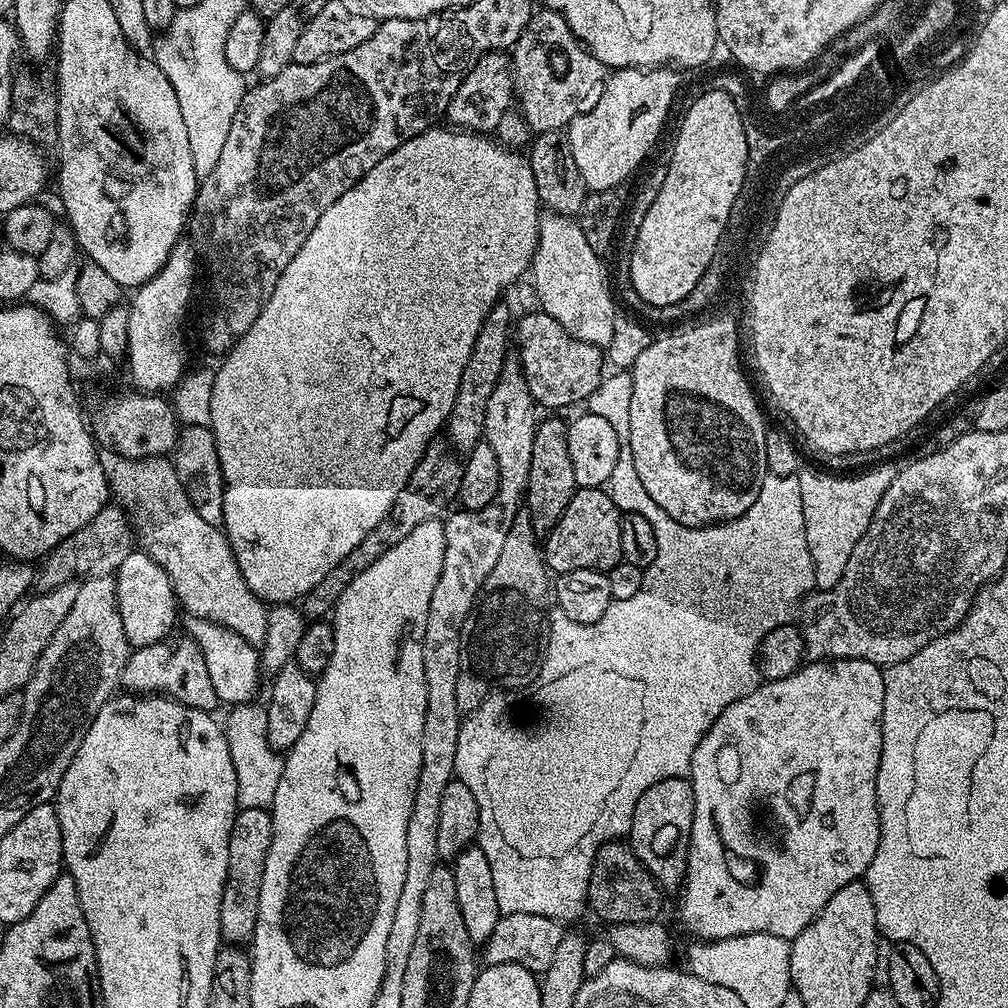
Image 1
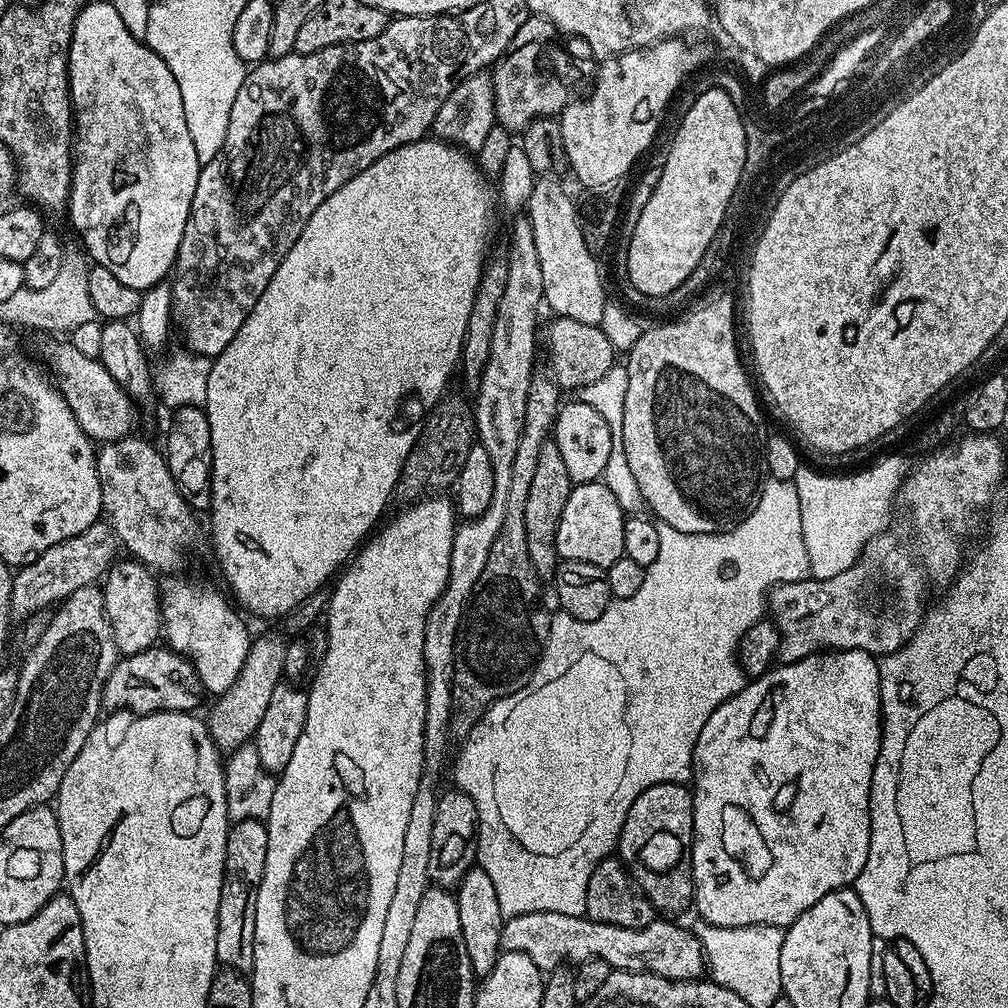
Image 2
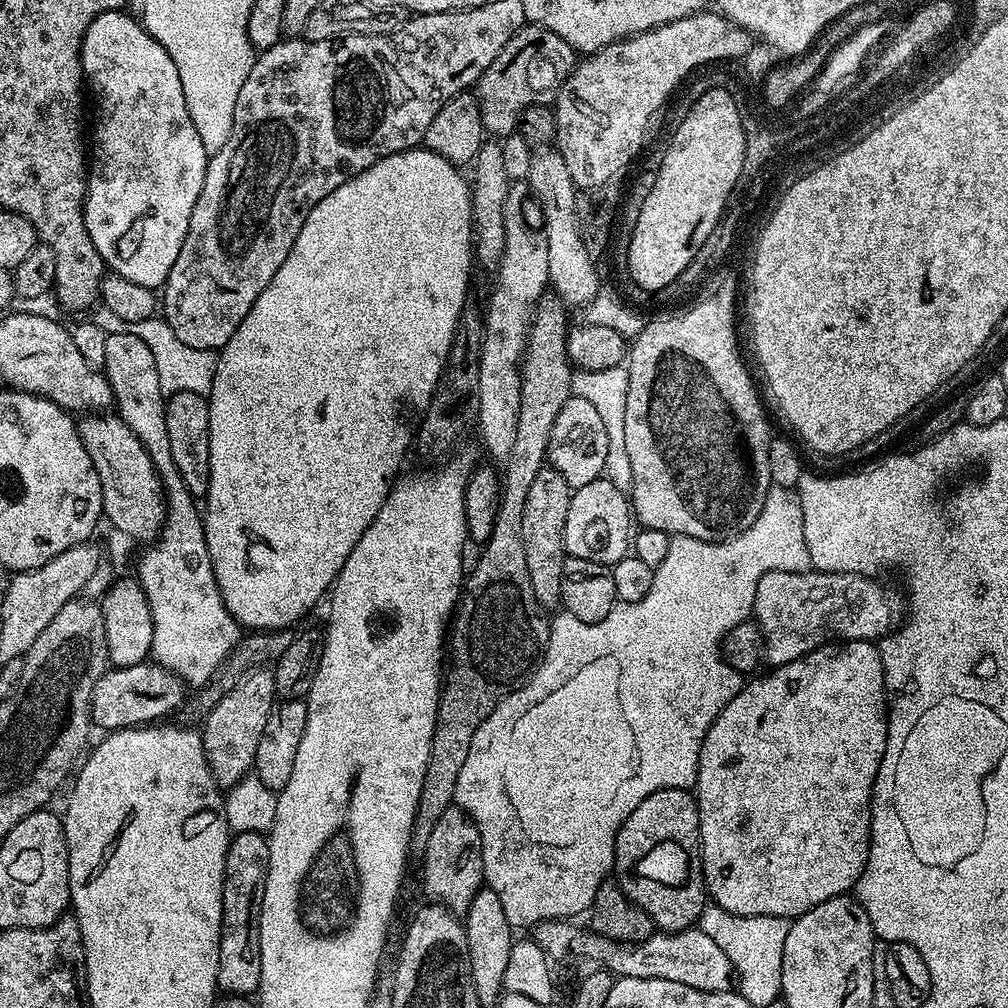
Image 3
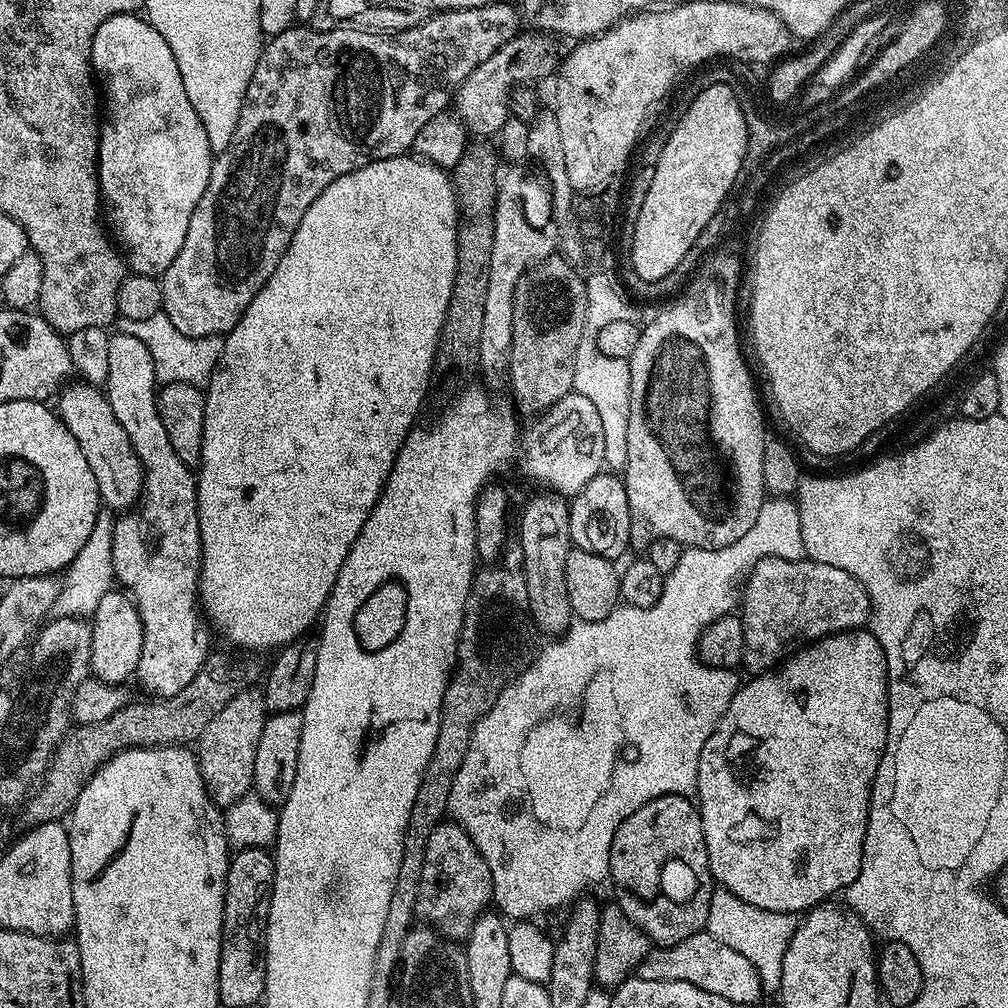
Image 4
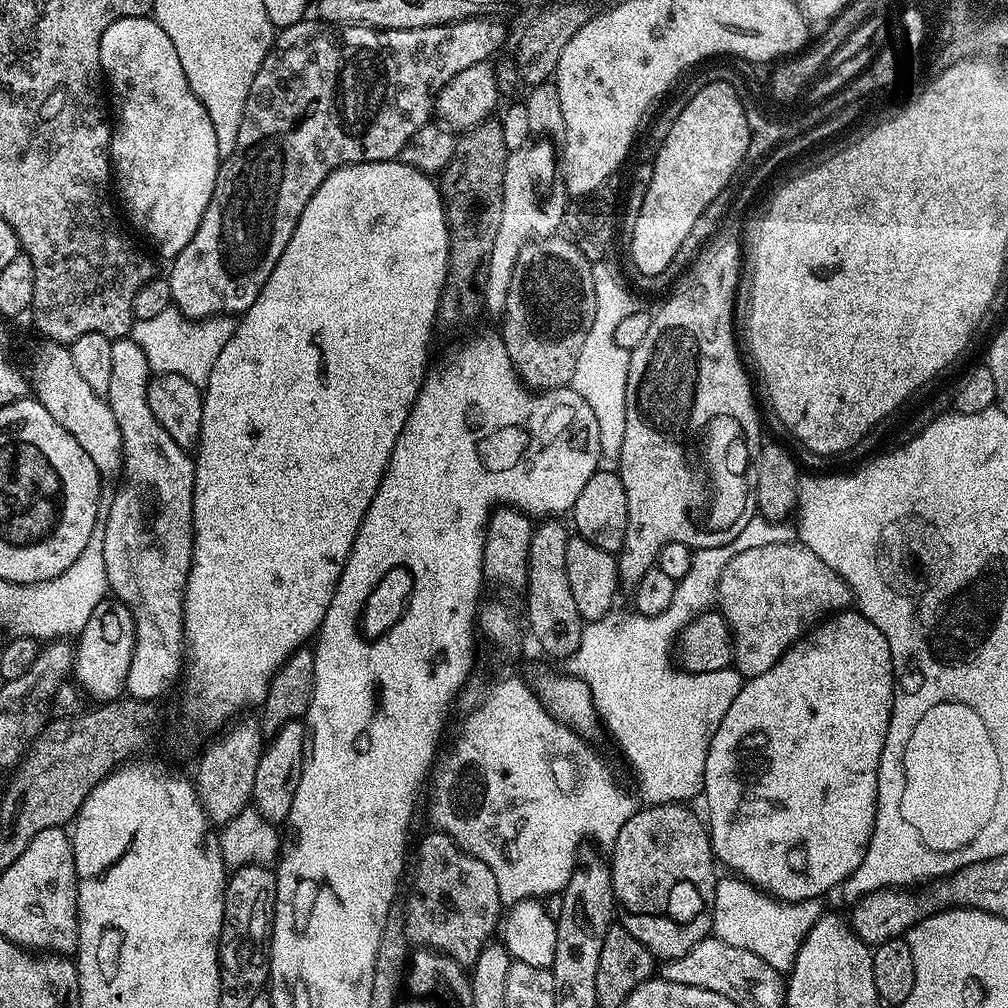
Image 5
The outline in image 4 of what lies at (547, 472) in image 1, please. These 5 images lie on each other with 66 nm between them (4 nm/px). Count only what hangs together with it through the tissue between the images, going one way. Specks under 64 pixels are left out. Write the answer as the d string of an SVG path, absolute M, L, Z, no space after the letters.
M540 494L524 508L520 516L520 537L526 594L530 597L530 614L537 633L556 638L574 623L570 594L566 590L566 558L573 550L570 538L569 501L555 494Z

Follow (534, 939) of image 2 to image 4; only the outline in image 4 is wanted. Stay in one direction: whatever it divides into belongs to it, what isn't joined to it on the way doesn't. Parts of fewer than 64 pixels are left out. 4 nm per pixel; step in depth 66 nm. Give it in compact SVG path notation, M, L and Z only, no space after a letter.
M707 930L686 938L686 942L653 947L634 972L641 980L690 982L690 986L710 990L710 994L730 998L730 1002L738 1002L742 1006L756 1004L760 996L765 995L758 970L754 970L754 966L750 966L750 962L738 954L738 950L718 942L718 938L711 936Z

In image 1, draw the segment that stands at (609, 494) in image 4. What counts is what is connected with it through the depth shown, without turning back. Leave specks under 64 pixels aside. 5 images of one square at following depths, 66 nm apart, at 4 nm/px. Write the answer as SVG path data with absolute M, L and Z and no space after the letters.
M577 487L562 518L558 518L555 526L546 533L542 544L545 565L556 574L587 568L608 573L622 560L622 538L618 538L621 515L620 509L604 488Z

